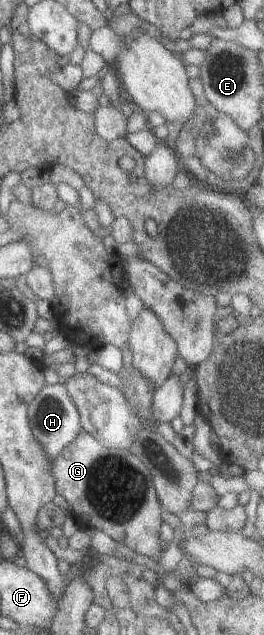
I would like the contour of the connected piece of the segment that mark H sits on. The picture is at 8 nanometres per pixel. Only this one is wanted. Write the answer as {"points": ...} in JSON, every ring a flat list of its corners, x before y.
{"points":[[63,384,44,385,28,403,27,416,32,436,39,442,43,452,51,461,81,431,79,414]]}

